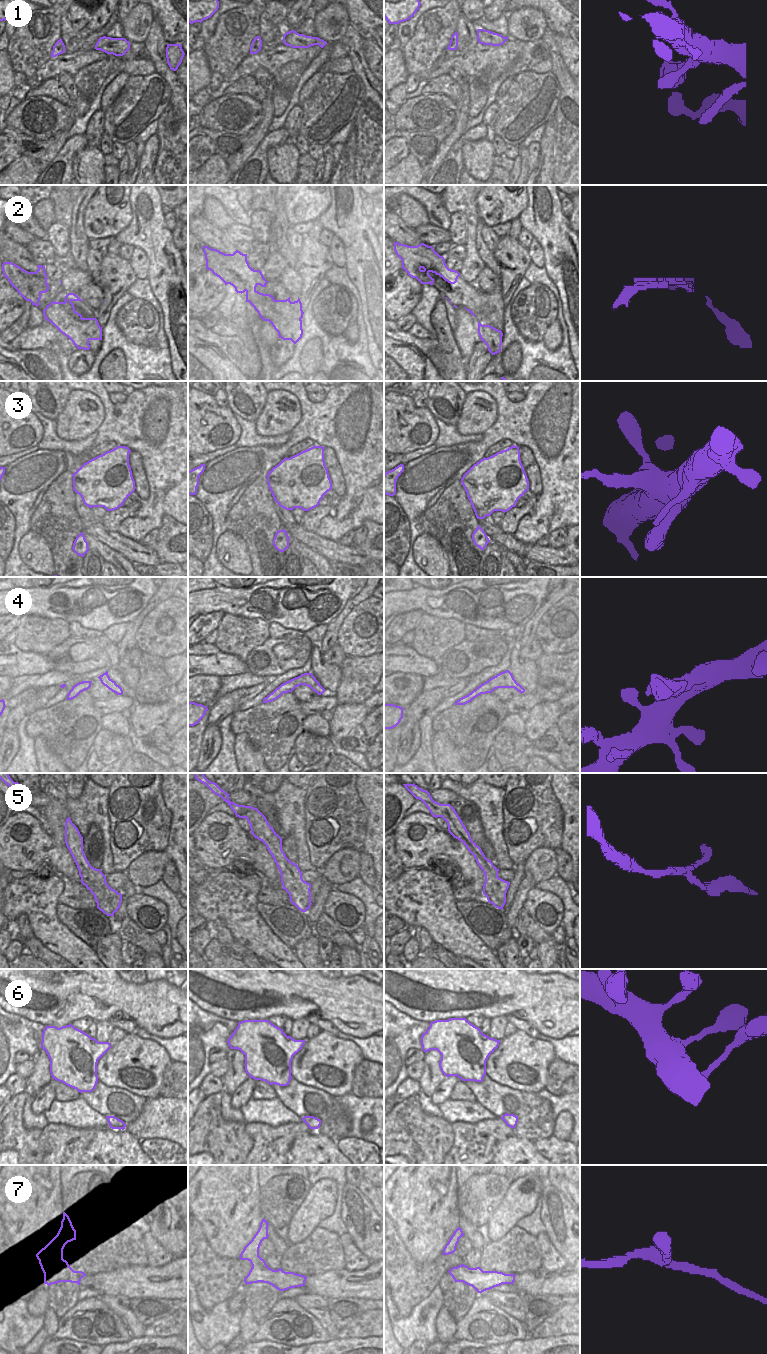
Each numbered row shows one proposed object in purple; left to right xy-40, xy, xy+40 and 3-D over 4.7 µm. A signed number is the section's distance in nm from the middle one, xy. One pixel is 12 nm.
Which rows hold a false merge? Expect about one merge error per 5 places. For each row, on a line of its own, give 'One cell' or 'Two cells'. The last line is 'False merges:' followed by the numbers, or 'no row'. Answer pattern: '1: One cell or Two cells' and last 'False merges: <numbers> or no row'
1: One cell
2: One cell
3: One cell
4: One cell
5: Two cells
6: One cell
7: One cell
False merges: 5

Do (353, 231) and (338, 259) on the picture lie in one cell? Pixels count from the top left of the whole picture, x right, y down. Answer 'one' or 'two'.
two

